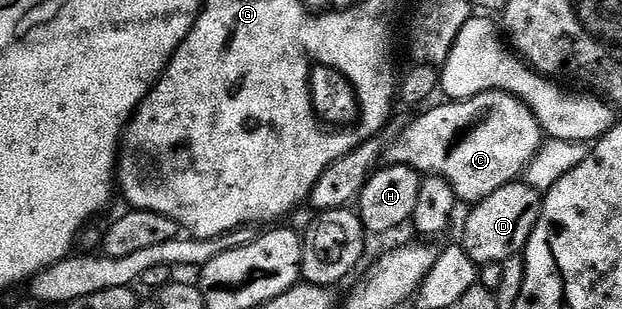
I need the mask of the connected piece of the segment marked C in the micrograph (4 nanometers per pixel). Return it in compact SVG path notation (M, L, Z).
M484 92L469 100L444 103L423 113L414 124L407 125L405 133L390 148L388 145L384 149L383 160L386 165L398 164L412 168L418 174L442 176L453 187L453 193L462 205L479 204L503 185L514 183L541 148L543 133L539 122L522 100L516 100L506 92Z

